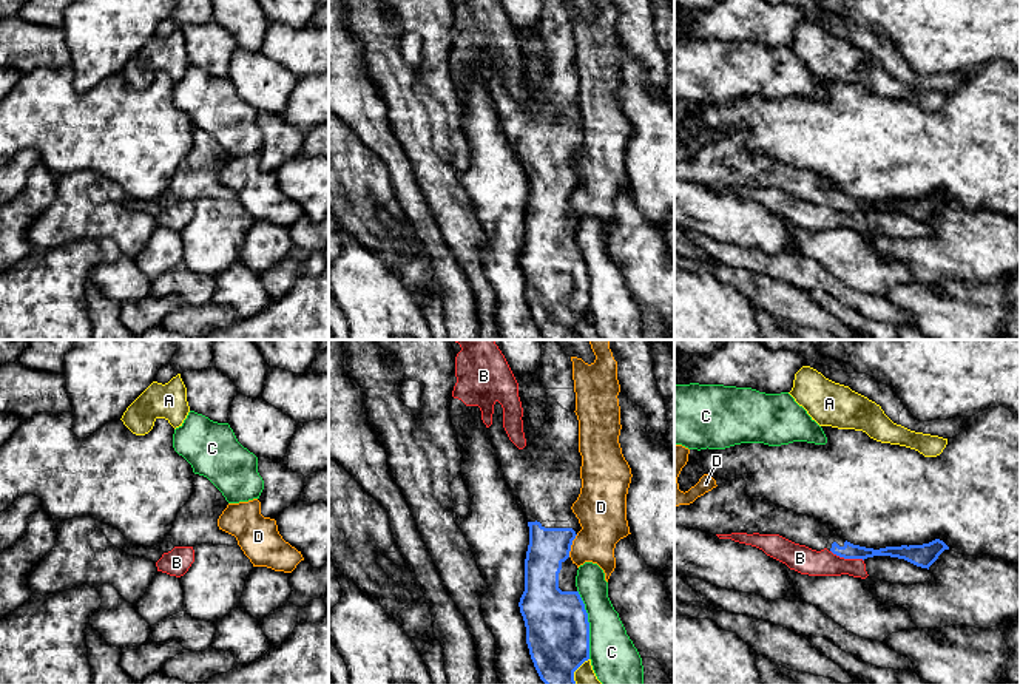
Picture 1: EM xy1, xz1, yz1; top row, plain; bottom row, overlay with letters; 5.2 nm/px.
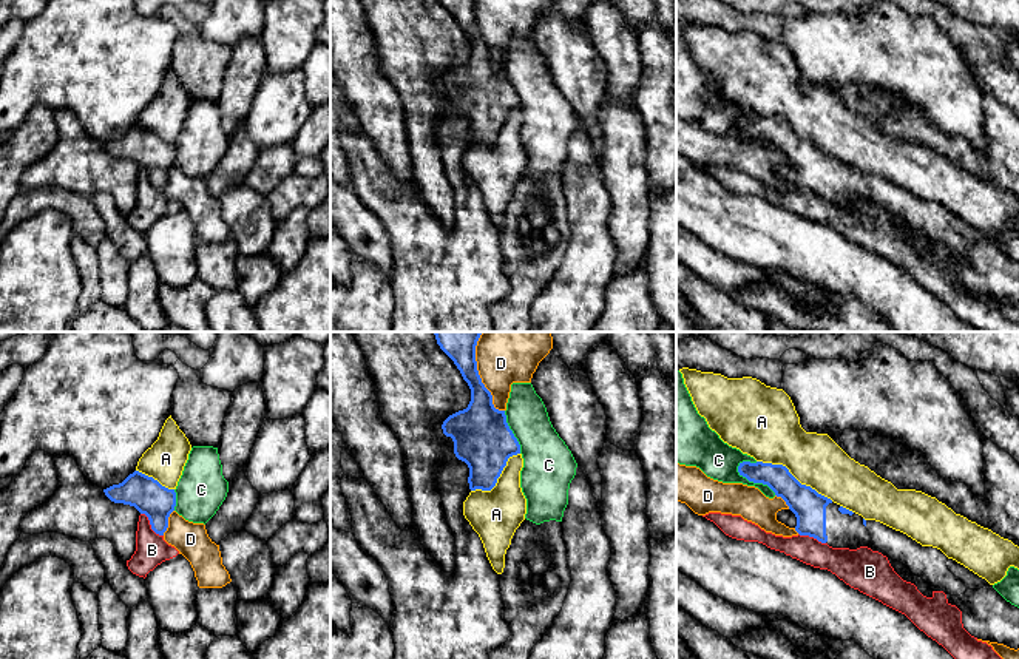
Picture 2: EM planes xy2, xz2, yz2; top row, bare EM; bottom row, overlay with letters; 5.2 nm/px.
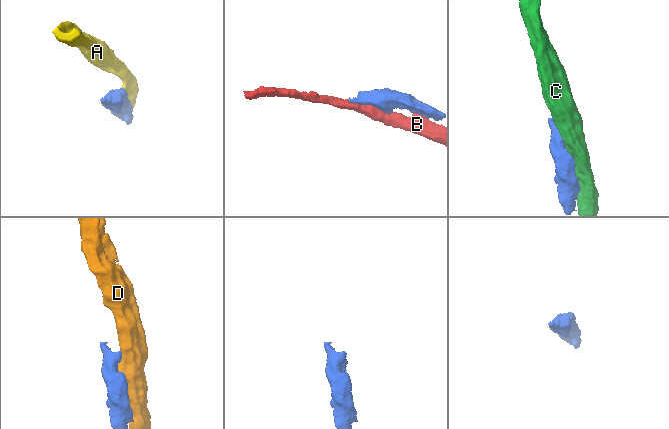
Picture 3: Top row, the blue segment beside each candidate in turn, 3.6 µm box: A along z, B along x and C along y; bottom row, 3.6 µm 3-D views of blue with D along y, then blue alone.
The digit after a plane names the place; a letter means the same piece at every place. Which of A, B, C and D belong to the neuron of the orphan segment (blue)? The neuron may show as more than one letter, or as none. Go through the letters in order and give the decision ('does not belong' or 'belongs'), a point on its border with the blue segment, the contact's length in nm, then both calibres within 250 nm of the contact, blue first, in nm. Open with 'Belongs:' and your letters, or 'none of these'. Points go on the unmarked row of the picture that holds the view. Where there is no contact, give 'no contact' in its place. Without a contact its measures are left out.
Belongs: none of these
A: does not belong; meets blue in yz2 at (794, 131); contact 460 nm long; 170 nm thick on the blue side, 300 nm on the other
B: does not belong; meets blue in yz1 at (847, 212); contact 190 nm long; 80 nm thick on the blue side, 140 nm on the other
C: does not belong; meets blue in xz1 at (588, 278); contact 360 nm long; 340 nm thick on the blue side, 260 nm on the other
D: does not belong; meets blue in xz2 at (480, 36); contact 380 nm long; 280 nm thick on the blue side, 220 nm on the other

